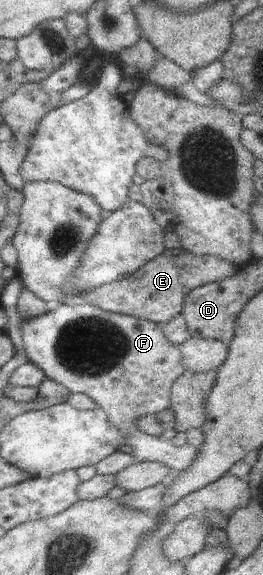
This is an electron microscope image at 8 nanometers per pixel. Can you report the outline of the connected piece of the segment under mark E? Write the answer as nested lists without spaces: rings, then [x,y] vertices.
[[[182,247],[167,249],[143,264],[134,274],[84,292],[81,301],[112,314],[135,316],[164,326],[180,316],[189,292],[205,284],[227,279],[235,272],[236,266],[226,259],[214,255],[195,255]]]

